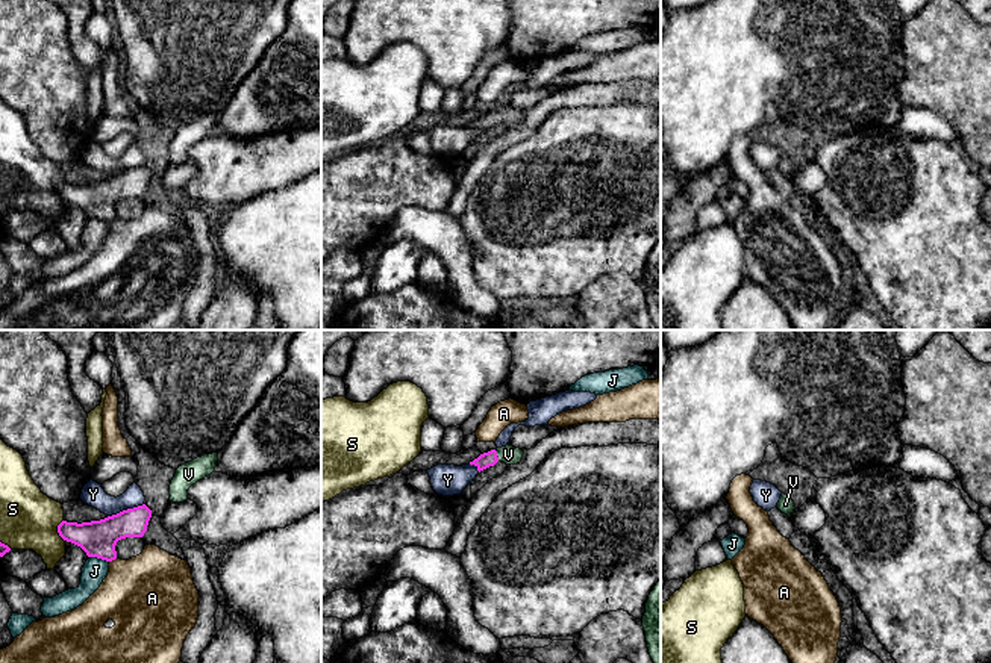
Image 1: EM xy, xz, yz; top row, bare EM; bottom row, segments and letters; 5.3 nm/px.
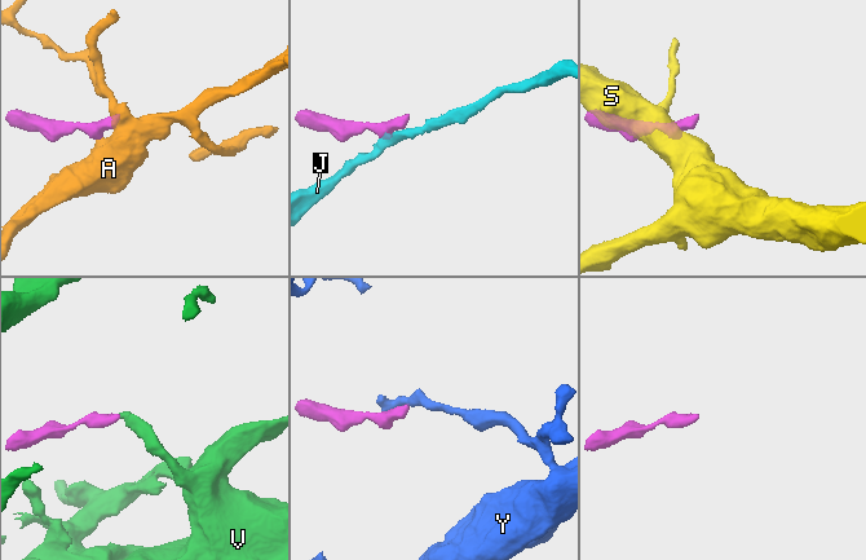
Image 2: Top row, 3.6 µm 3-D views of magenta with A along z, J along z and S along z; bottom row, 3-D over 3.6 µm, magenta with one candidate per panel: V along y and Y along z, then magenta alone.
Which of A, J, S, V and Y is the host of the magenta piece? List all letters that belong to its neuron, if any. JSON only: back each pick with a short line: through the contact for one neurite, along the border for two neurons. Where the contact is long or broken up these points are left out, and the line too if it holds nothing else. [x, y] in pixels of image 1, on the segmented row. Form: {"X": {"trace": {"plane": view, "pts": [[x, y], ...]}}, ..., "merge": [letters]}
{"V": {"trace": {"plane": "xz", "pts": [[488, 459], [496, 456], [508, 454]]}}, "merge": ["V"]}

